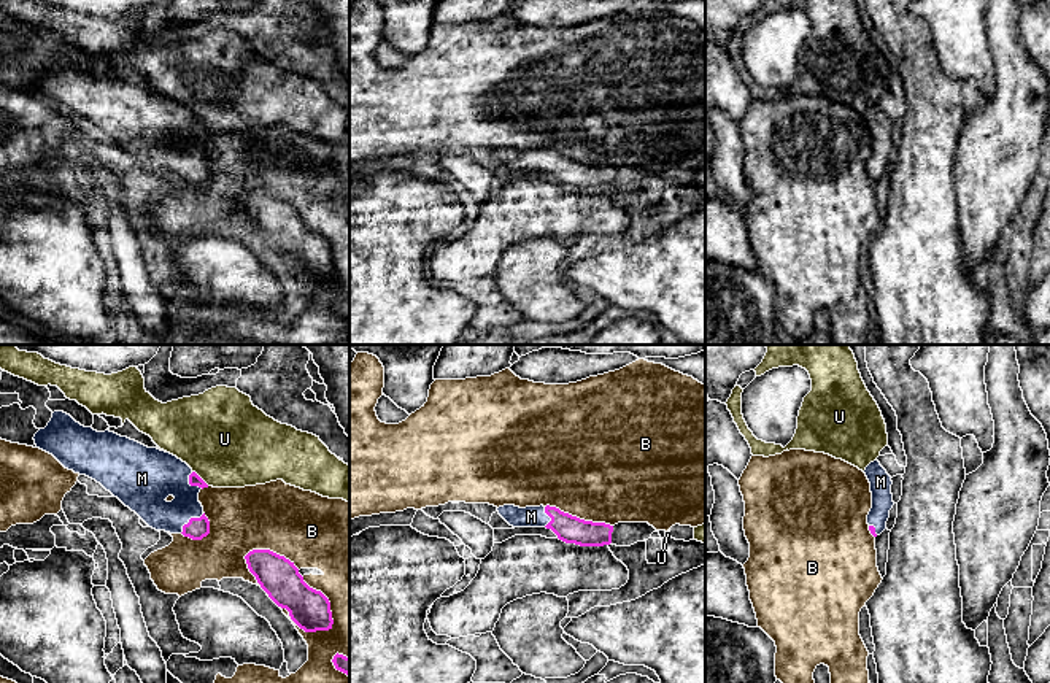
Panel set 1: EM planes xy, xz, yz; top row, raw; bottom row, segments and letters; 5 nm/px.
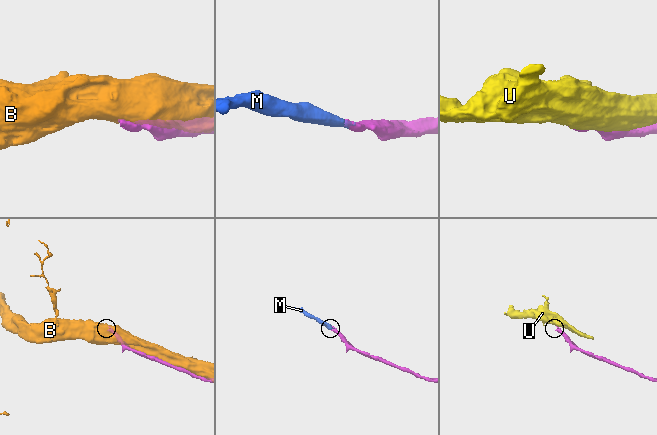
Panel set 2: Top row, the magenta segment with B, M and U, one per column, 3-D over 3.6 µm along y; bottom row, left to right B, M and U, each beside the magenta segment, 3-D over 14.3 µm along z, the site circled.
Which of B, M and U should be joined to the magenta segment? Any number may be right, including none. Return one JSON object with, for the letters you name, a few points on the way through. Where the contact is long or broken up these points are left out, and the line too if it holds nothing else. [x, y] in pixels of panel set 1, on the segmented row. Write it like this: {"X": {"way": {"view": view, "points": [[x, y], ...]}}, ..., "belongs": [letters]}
{"M": {"way": {"view": "xy", "points": [[197, 528], [189, 520], [186, 493], [169, 475]]}}, "belongs": ["M"]}

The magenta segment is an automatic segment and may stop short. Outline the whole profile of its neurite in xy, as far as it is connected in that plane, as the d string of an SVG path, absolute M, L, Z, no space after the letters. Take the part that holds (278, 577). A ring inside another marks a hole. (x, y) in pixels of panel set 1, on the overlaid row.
M253 550L246 556L249 572L256 577L261 588L268 597L281 608L289 612L291 619L305 632L329 631L332 629L334 619L330 612L329 599L313 588L310 588L299 569L286 559L270 550Z

